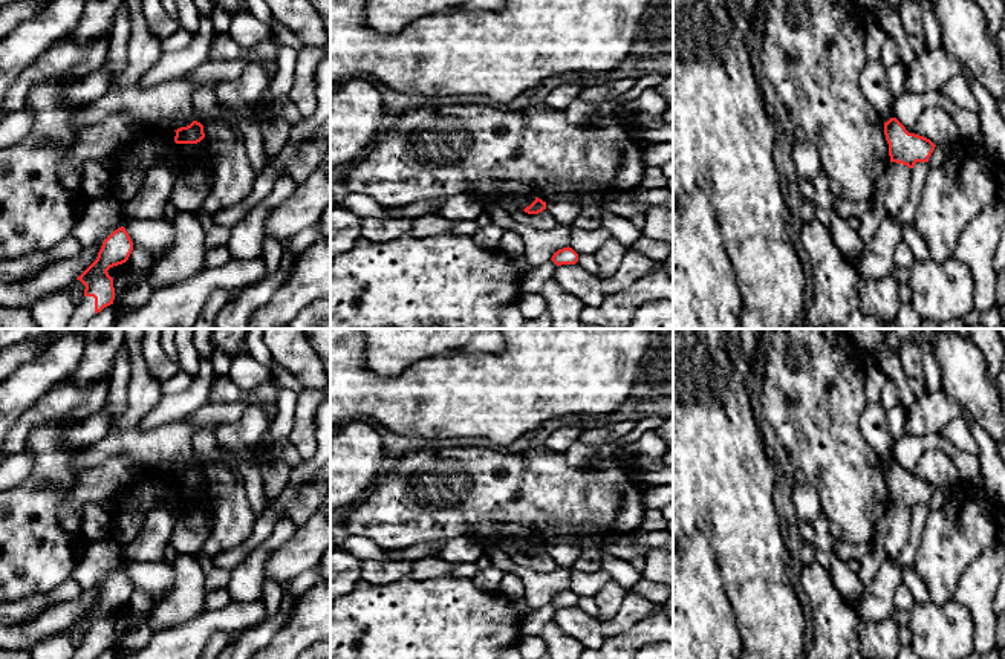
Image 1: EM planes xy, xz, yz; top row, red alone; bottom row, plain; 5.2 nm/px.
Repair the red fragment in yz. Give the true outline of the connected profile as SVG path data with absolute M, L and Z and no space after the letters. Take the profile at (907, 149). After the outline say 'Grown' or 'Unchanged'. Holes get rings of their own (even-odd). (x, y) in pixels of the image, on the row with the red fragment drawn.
M896 118L884 122L884 135L889 144L890 162L903 164L909 168L913 168L916 162L929 162L936 147L930 139L909 133Z. Unchanged

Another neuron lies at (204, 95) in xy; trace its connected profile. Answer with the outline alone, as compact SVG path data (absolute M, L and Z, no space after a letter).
M202 83L193 87L193 116L203 124L210 113L219 107L216 96L217 83Z

